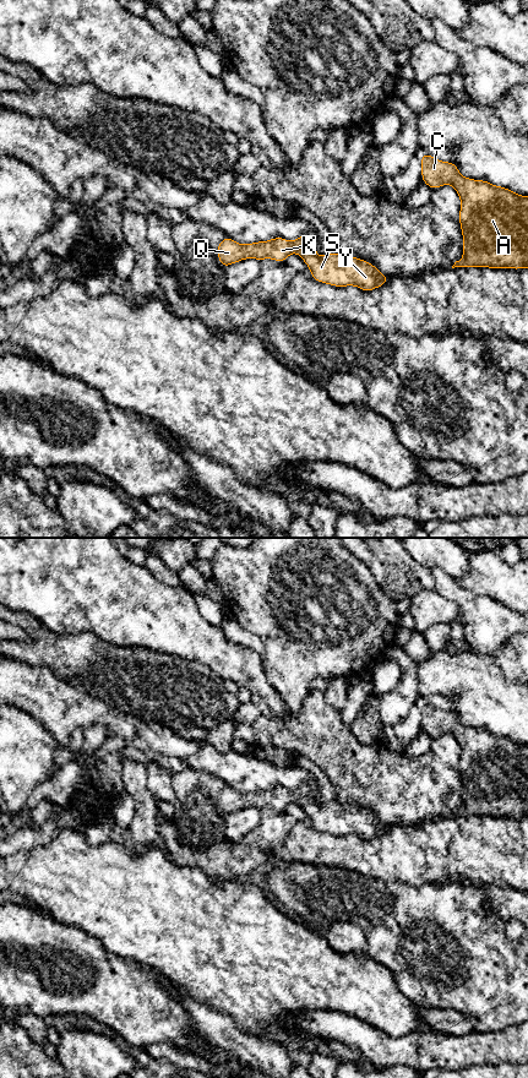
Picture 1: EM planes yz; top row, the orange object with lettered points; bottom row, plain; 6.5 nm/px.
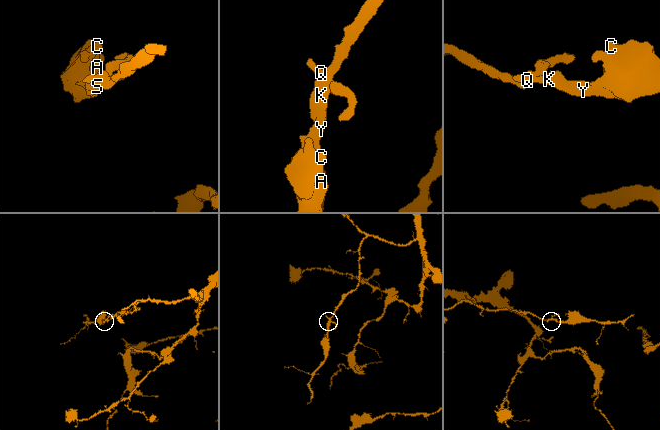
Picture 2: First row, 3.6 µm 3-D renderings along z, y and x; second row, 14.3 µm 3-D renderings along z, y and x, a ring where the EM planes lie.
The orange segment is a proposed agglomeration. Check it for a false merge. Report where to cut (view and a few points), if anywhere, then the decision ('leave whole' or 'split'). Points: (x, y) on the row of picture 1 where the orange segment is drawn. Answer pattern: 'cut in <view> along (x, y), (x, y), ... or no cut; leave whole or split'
no cut; leave whole

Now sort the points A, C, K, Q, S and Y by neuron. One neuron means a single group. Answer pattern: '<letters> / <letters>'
A C K Q S Y

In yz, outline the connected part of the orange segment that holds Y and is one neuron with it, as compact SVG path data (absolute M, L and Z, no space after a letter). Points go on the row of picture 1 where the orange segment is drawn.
M306 234L300 235L295 241L277 236L246 245L225 236L218 244L217 251L223 267L251 257L258 261L272 258L284 262L292 252L295 252L304 260L315 281L333 287L355 285L360 290L371 292L386 284L390 277L382 274L371 262L354 256L333 252L323 254L320 258L315 245Z

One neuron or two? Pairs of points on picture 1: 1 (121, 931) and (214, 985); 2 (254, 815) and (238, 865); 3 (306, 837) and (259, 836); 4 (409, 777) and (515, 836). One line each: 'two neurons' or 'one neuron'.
1: one neuron
2: two neurons
3: two neurons
4: two neurons

